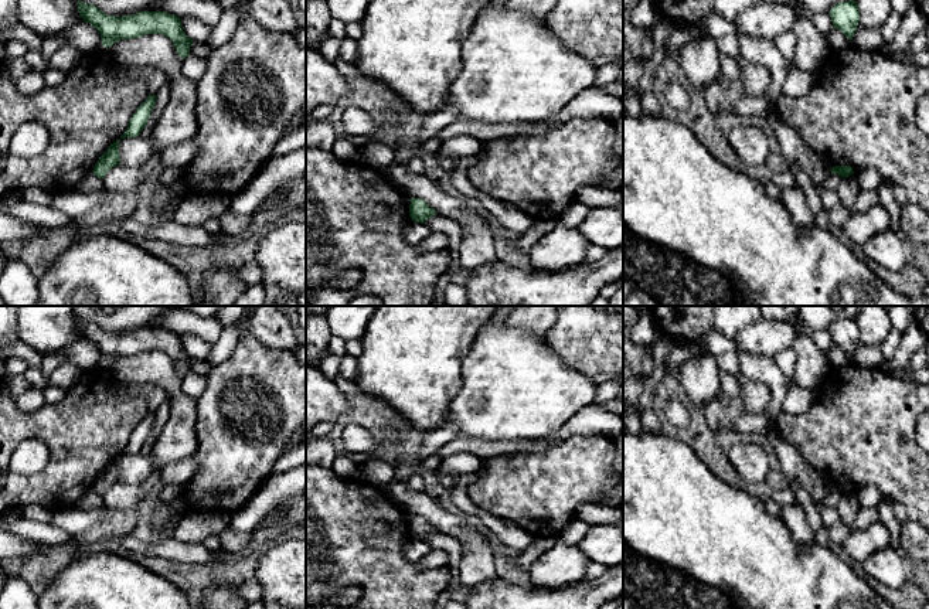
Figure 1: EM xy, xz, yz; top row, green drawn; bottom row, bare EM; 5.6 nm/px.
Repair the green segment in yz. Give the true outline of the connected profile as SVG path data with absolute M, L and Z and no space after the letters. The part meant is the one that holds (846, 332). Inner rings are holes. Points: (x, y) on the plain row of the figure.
M841 319L830 329L833 344L840 347L847 355L853 357L860 338L860 326L857 319Z

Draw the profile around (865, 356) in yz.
M860 346L853 354L855 364L867 368L884 367L884 357L877 346Z

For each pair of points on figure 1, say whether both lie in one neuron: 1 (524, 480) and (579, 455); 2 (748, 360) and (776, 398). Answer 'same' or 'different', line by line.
1: same
2: same

